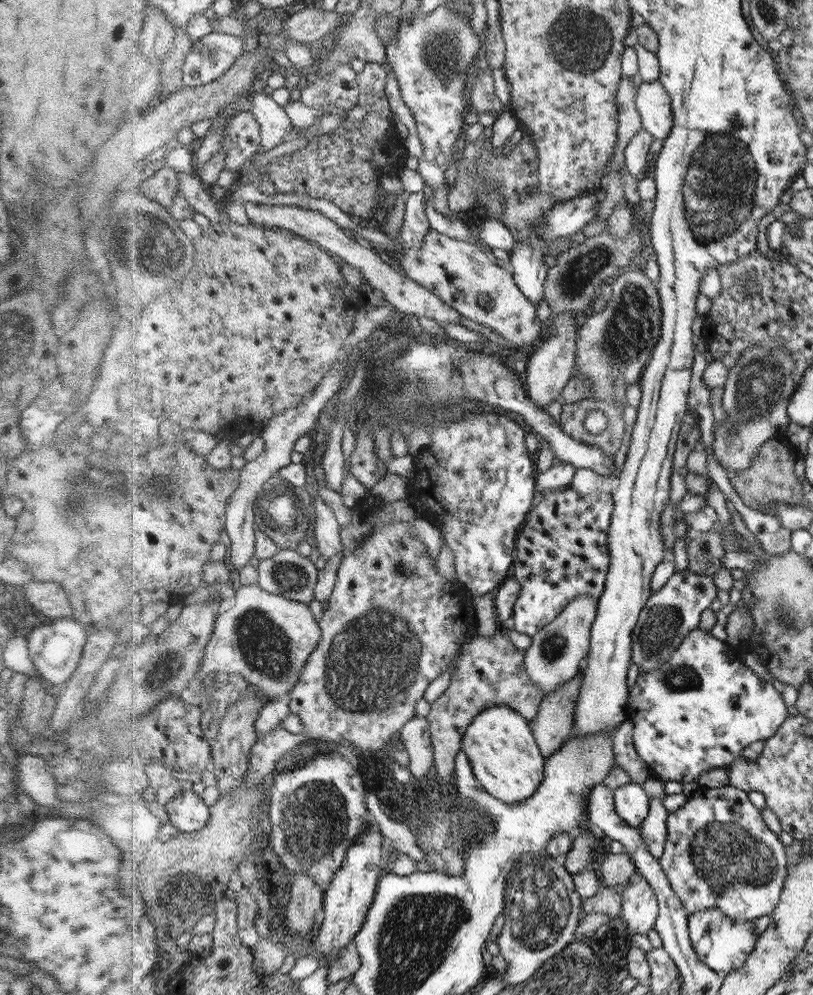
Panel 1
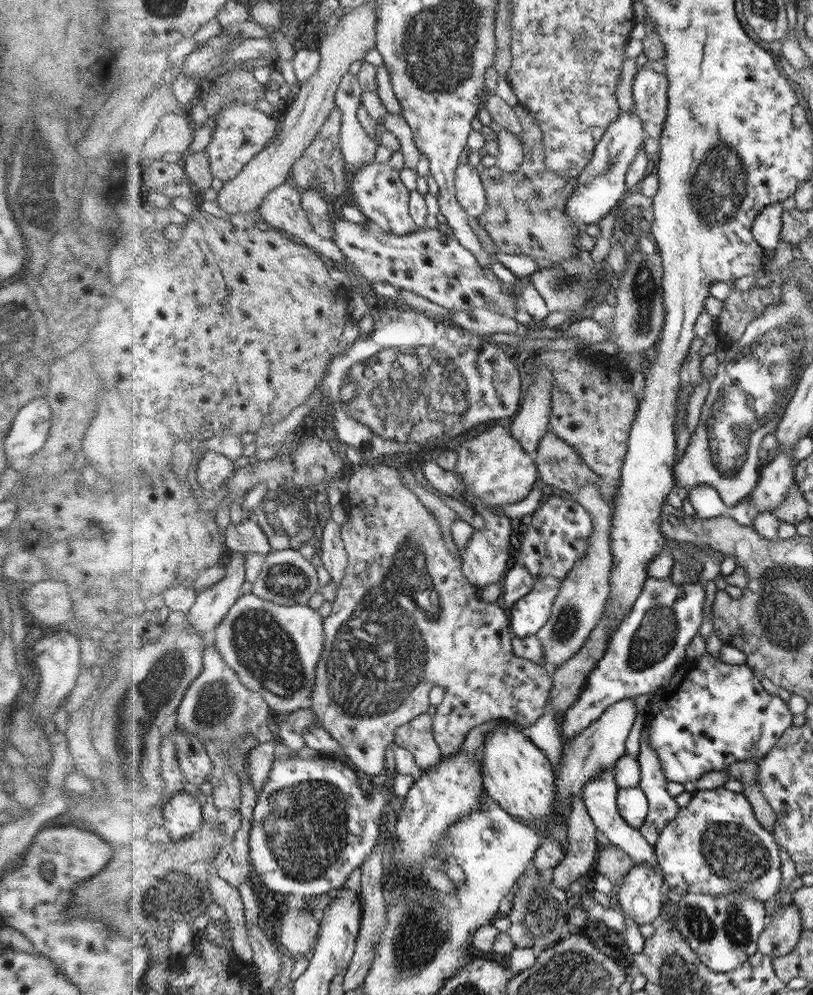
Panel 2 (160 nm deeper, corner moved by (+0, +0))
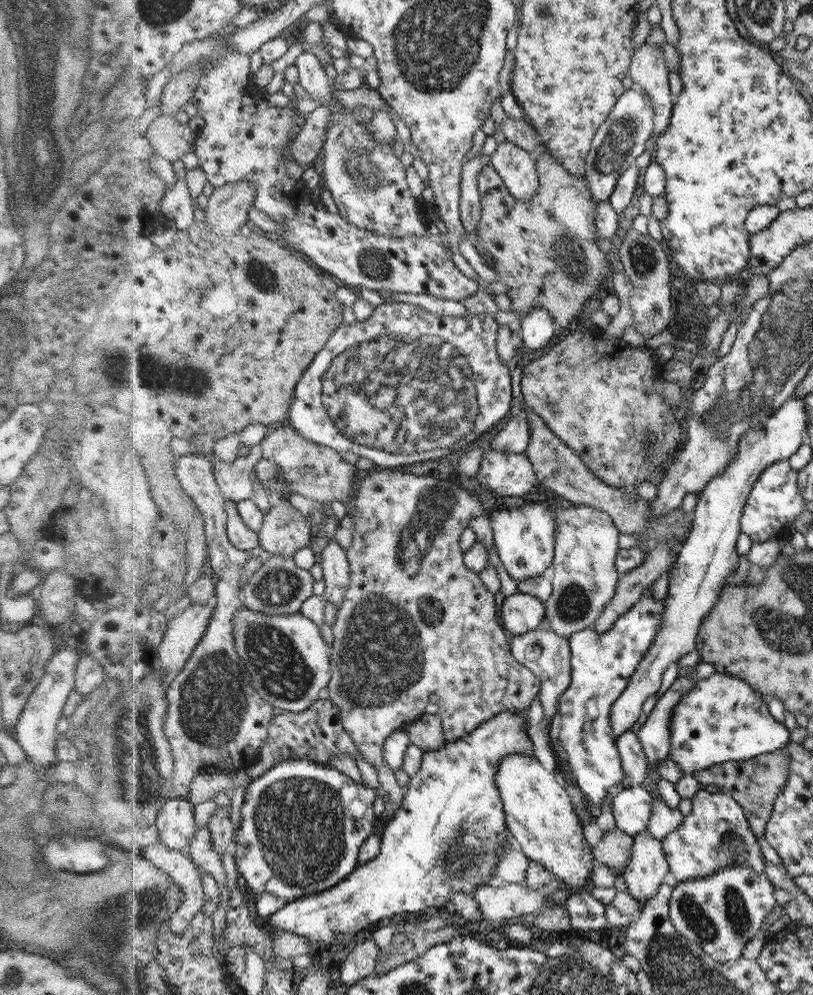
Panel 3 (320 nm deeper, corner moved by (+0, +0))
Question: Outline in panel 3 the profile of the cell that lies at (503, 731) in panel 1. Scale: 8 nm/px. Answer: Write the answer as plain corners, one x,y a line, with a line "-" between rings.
510,754
503,758
496,772
496,788
503,802
506,826
520,851
530,861
550,870
572,893
580,891
592,870
592,852
582,836
572,798
557,774
547,770
535,755

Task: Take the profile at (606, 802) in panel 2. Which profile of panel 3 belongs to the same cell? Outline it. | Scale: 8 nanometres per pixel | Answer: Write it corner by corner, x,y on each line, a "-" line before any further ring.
650,587
606,632
597,633
592,626
575,632
568,640
571,681
558,701
556,744
563,748
576,784
597,816
607,793
614,791
624,778
623,759
613,737
611,708
630,684
639,662
655,640
666,604
665,598
658,600
651,594

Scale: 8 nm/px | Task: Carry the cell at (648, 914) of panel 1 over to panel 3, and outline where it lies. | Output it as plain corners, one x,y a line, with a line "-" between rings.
646,829
634,836
629,862
621,872
620,881
630,896
643,904
656,894
659,886
669,880
670,862
663,844

